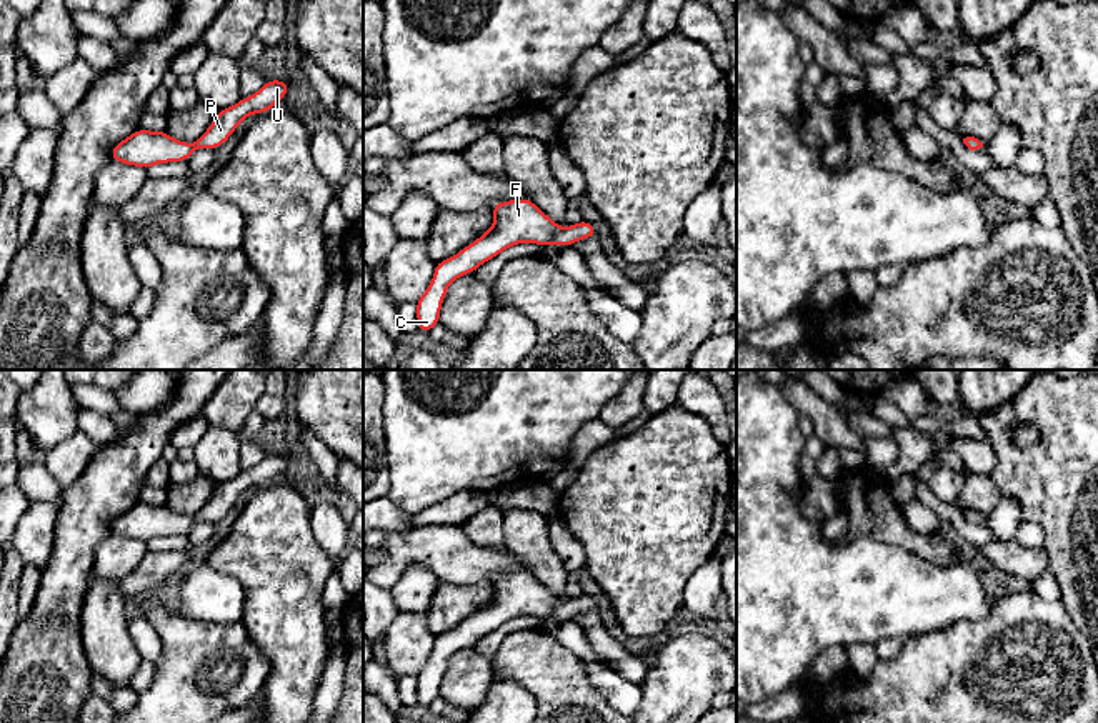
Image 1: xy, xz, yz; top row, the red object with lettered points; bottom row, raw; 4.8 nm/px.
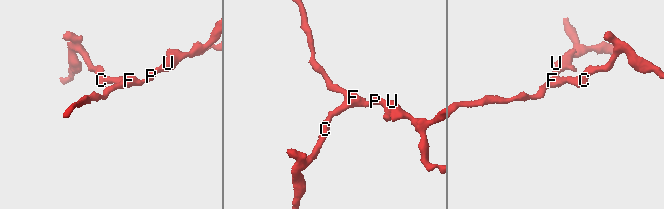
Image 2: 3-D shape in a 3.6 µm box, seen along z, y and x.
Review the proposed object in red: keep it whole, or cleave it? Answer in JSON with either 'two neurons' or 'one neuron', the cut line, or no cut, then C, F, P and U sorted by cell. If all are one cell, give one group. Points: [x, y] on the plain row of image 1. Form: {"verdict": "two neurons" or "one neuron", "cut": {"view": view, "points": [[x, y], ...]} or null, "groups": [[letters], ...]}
{"verdict": "one neuron", "cut": null, "groups": [["C", "F", "P", "U"]]}

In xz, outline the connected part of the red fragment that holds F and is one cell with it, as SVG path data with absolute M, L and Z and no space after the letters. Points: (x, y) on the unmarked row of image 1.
M530 571L500 575L492 580L493 600L478 613L462 621L455 630L437 635L432 656L417 675L418 705L428 706L440 696L440 680L448 658L467 646L473 646L482 636L492 633L500 625L532 615L538 620L555 616L570 620L576 613L595 611L593 596L580 593L576 598L560 601Z

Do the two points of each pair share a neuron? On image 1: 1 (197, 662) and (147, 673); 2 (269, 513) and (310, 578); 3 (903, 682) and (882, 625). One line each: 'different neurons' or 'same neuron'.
1: different neurons
2: same neuron
3: different neurons

